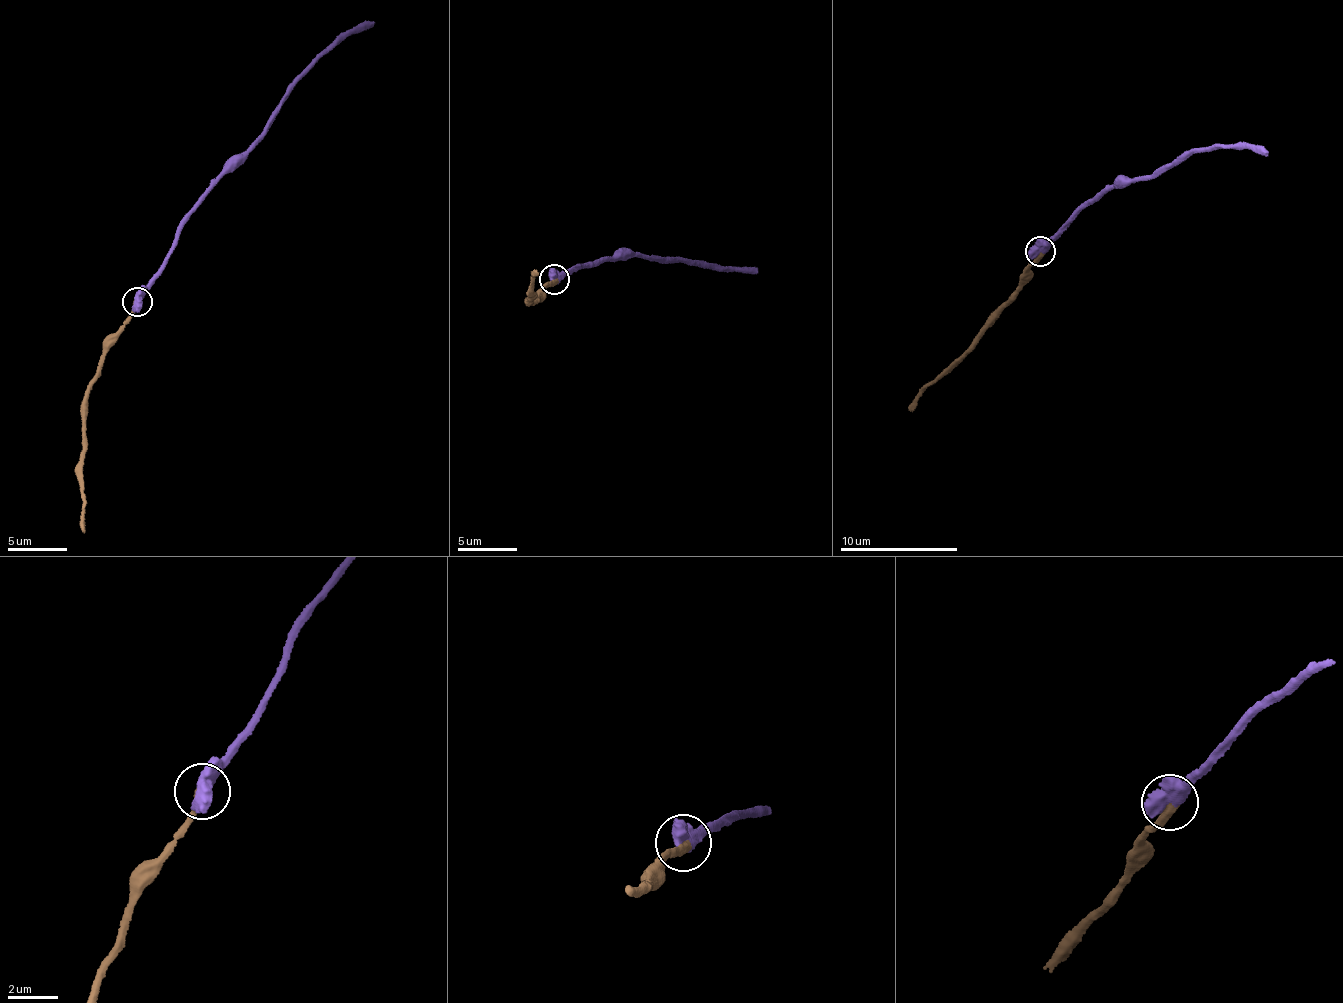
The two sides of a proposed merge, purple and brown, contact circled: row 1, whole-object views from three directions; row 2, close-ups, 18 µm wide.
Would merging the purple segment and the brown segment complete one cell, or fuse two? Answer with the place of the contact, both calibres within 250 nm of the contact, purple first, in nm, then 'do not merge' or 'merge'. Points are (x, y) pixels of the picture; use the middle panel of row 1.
at (554, 279); 800 nm thick on the purple side, 400 nm on the other; merge

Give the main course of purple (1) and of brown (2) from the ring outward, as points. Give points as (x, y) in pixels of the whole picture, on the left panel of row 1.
1: (138, 301), (177, 241), (190, 213), (266, 135), (299, 76), (349, 33), (373, 22)
2: (138, 301), (88, 396), (84, 422), (86, 447), (83, 534)

